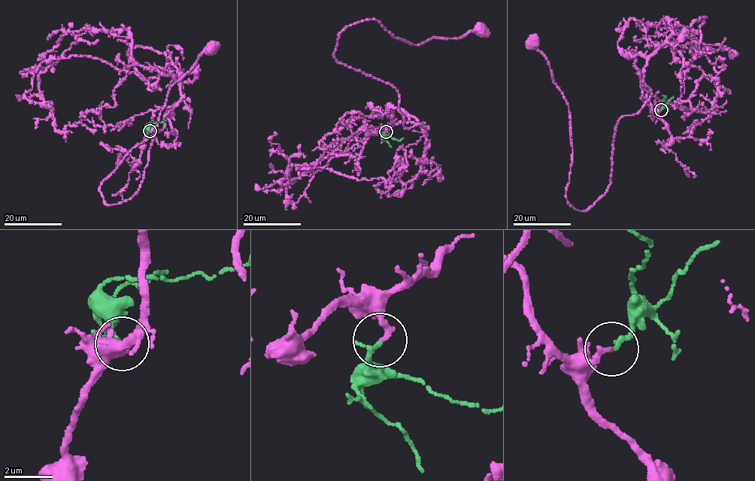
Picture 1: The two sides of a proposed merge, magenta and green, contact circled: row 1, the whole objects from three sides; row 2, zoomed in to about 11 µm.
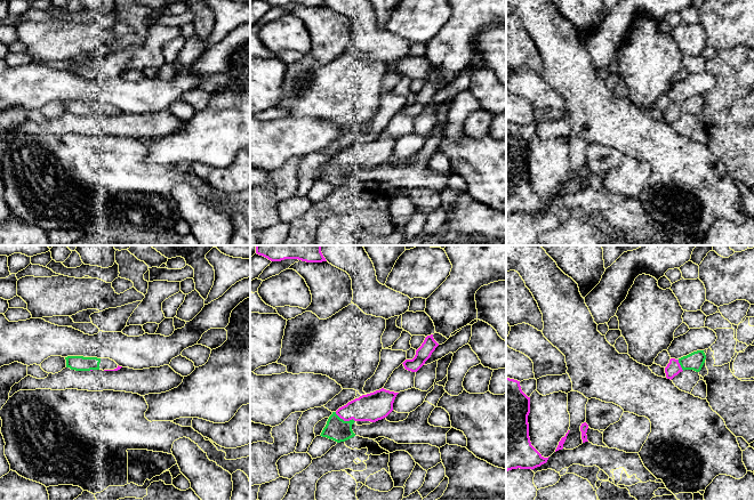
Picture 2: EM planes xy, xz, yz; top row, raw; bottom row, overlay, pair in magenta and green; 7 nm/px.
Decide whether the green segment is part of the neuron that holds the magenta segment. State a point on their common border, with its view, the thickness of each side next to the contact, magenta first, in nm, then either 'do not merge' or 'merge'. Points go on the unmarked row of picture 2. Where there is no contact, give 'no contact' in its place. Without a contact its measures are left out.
xz (345, 164) | 200/160 nm | merge

